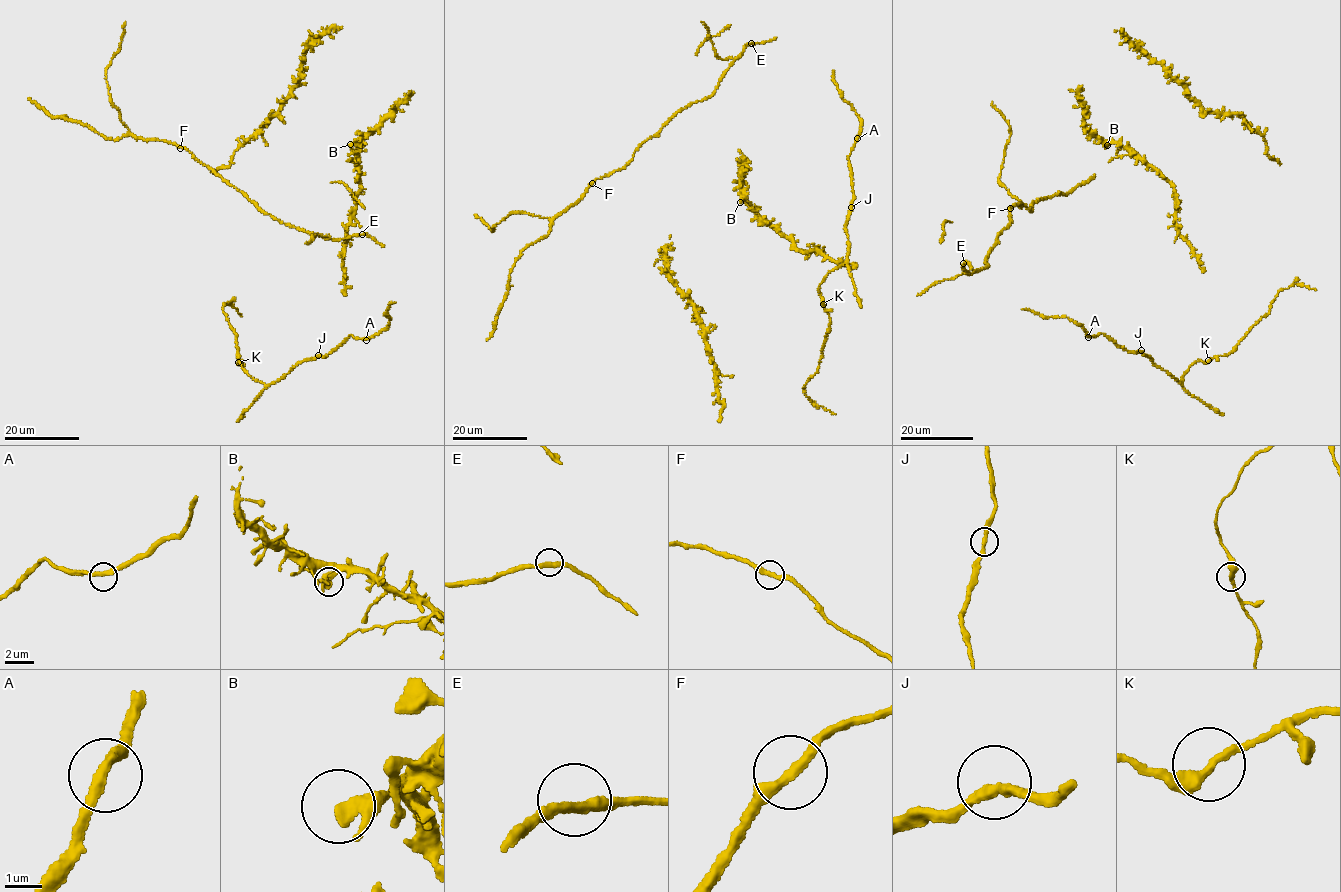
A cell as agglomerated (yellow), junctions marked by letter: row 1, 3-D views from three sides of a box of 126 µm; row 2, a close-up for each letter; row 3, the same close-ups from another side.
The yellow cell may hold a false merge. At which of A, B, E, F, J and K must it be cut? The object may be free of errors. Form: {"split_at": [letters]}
{"split_at": []}

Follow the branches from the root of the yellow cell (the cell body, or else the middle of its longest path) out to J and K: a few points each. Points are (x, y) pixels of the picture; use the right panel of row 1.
J: (1088, 335), (1105, 334), (1129, 351), (1141, 350)
K: (1088, 335), (1105, 334), (1129, 351), (1149, 355), (1154, 365), (1181, 383), (1192, 364), (1208, 360)

